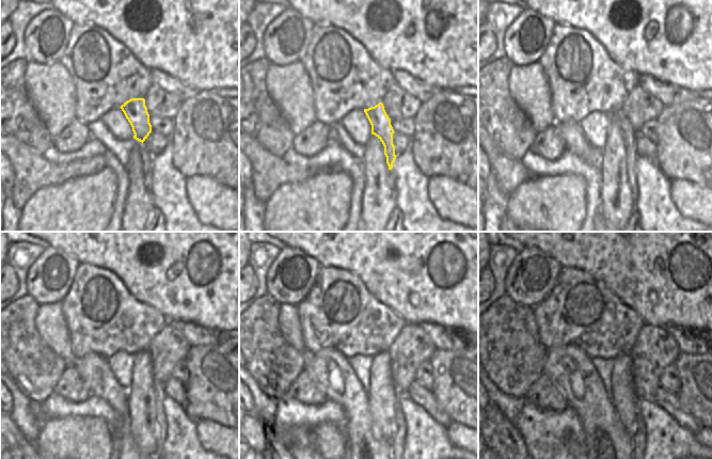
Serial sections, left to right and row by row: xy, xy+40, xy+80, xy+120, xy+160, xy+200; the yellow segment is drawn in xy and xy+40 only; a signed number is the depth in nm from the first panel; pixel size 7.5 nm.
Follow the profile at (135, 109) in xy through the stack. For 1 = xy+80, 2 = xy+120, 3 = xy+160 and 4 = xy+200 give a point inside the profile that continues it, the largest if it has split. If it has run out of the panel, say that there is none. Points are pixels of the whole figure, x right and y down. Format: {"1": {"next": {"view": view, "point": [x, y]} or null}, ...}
{"1": {"next": {"view": "xy+80", "point": [629, 135]}}, "2": {"next": {"view": "xy+120", "point": [159, 395]}}, "3": {"next": {"view": "xy+160", "point": [399, 437]}}, "4": {"next": {"view": "xy+200", "point": [638, 438]}}}

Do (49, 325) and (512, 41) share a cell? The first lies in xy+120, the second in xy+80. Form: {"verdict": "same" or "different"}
{"verdict": "different"}

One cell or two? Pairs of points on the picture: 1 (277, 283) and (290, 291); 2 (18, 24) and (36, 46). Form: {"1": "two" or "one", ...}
{"1": "one", "2": "two"}

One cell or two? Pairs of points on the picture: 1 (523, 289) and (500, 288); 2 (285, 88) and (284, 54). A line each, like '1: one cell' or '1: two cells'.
1: two cells
2: two cells

